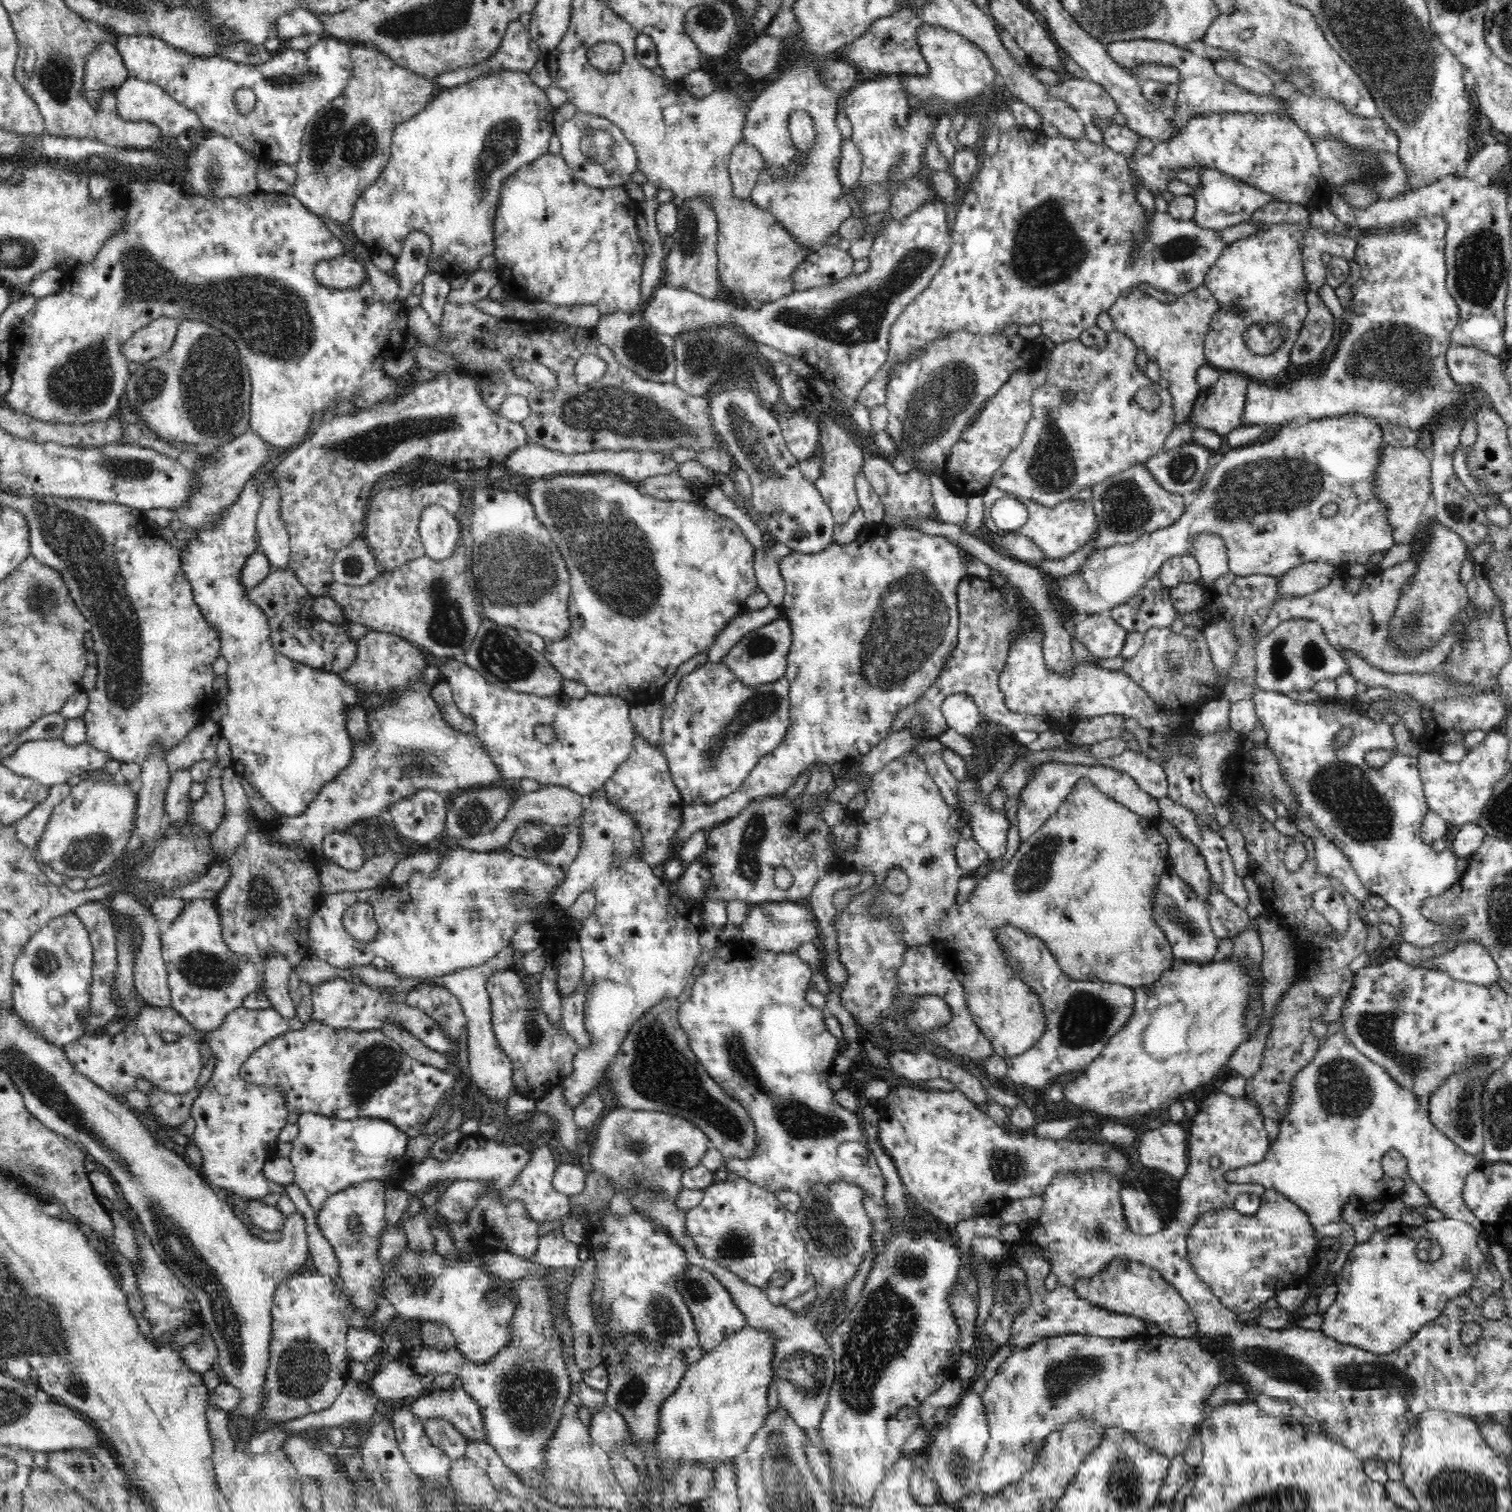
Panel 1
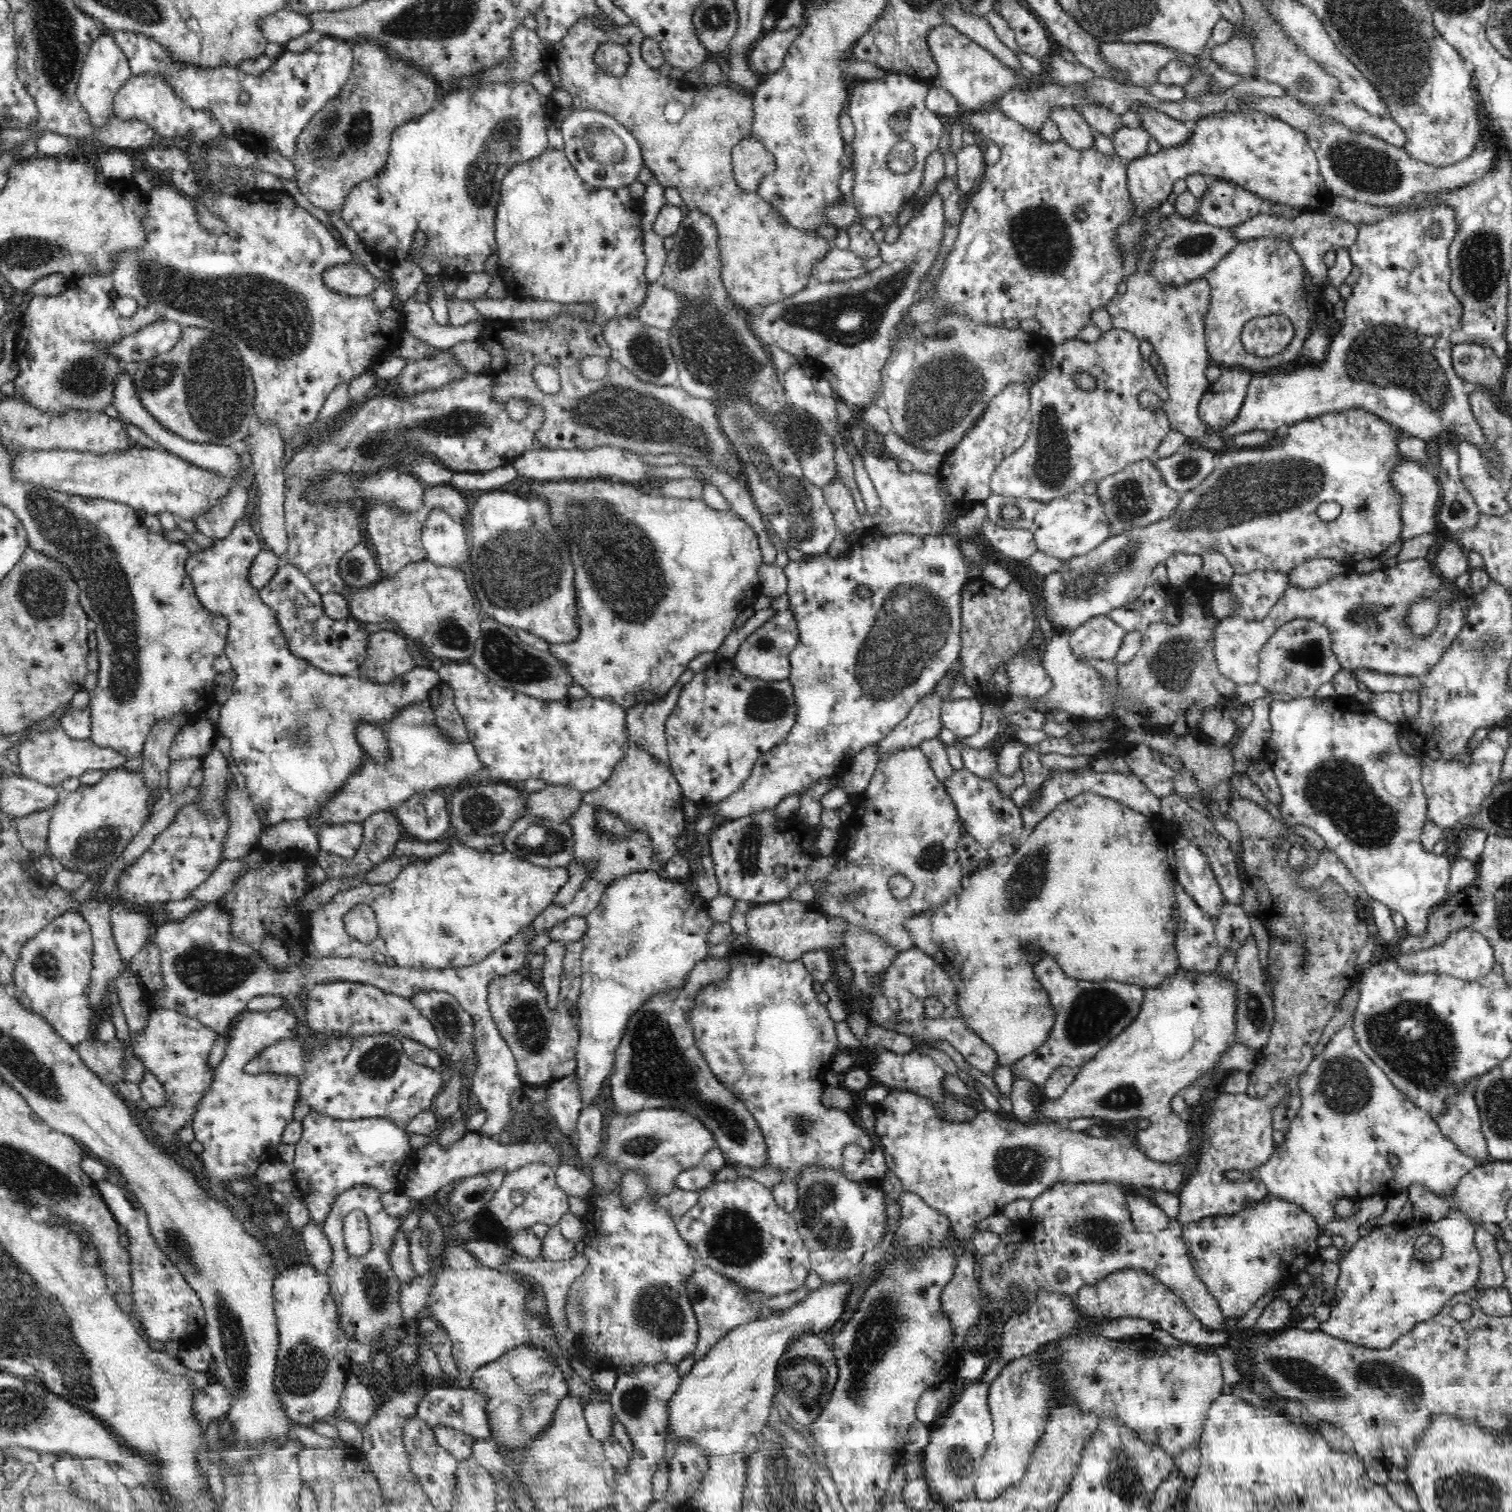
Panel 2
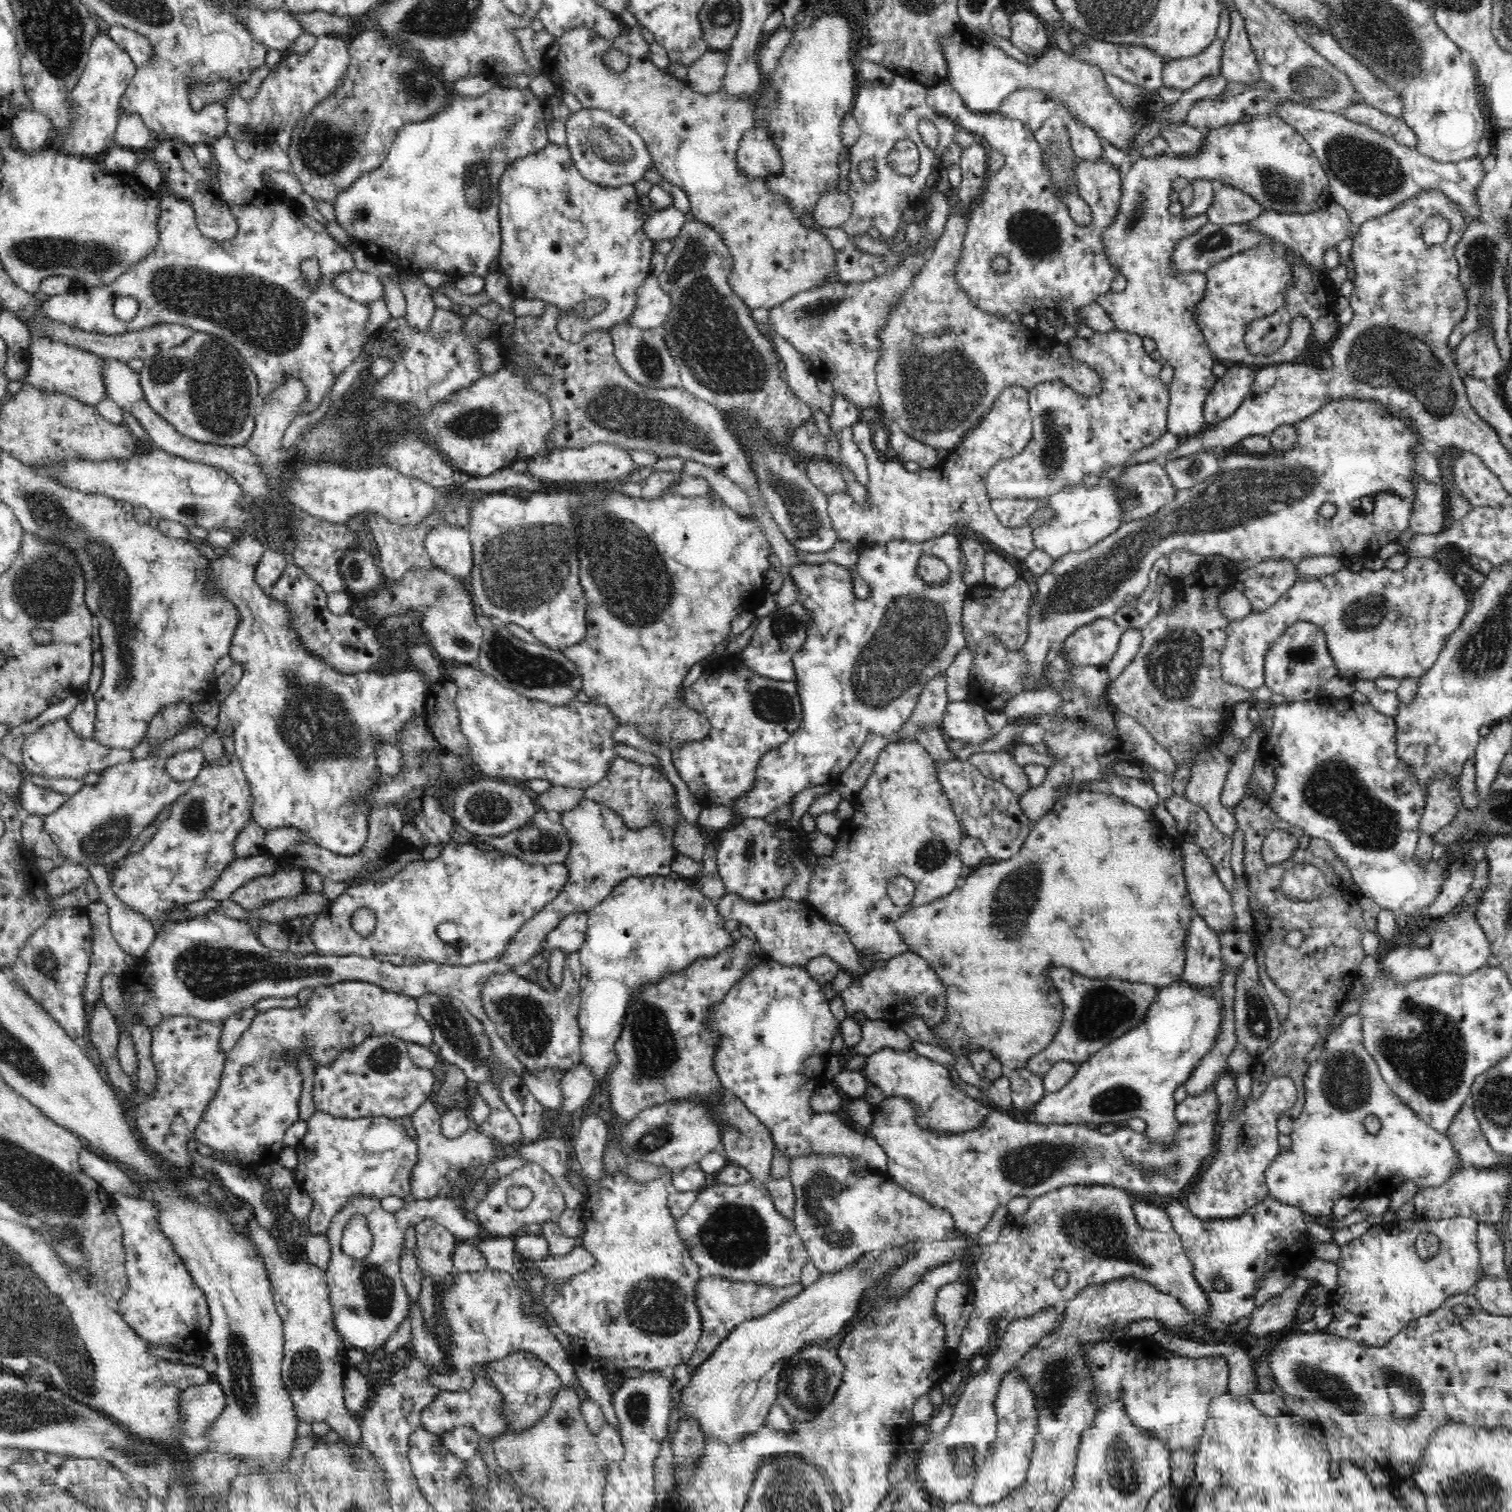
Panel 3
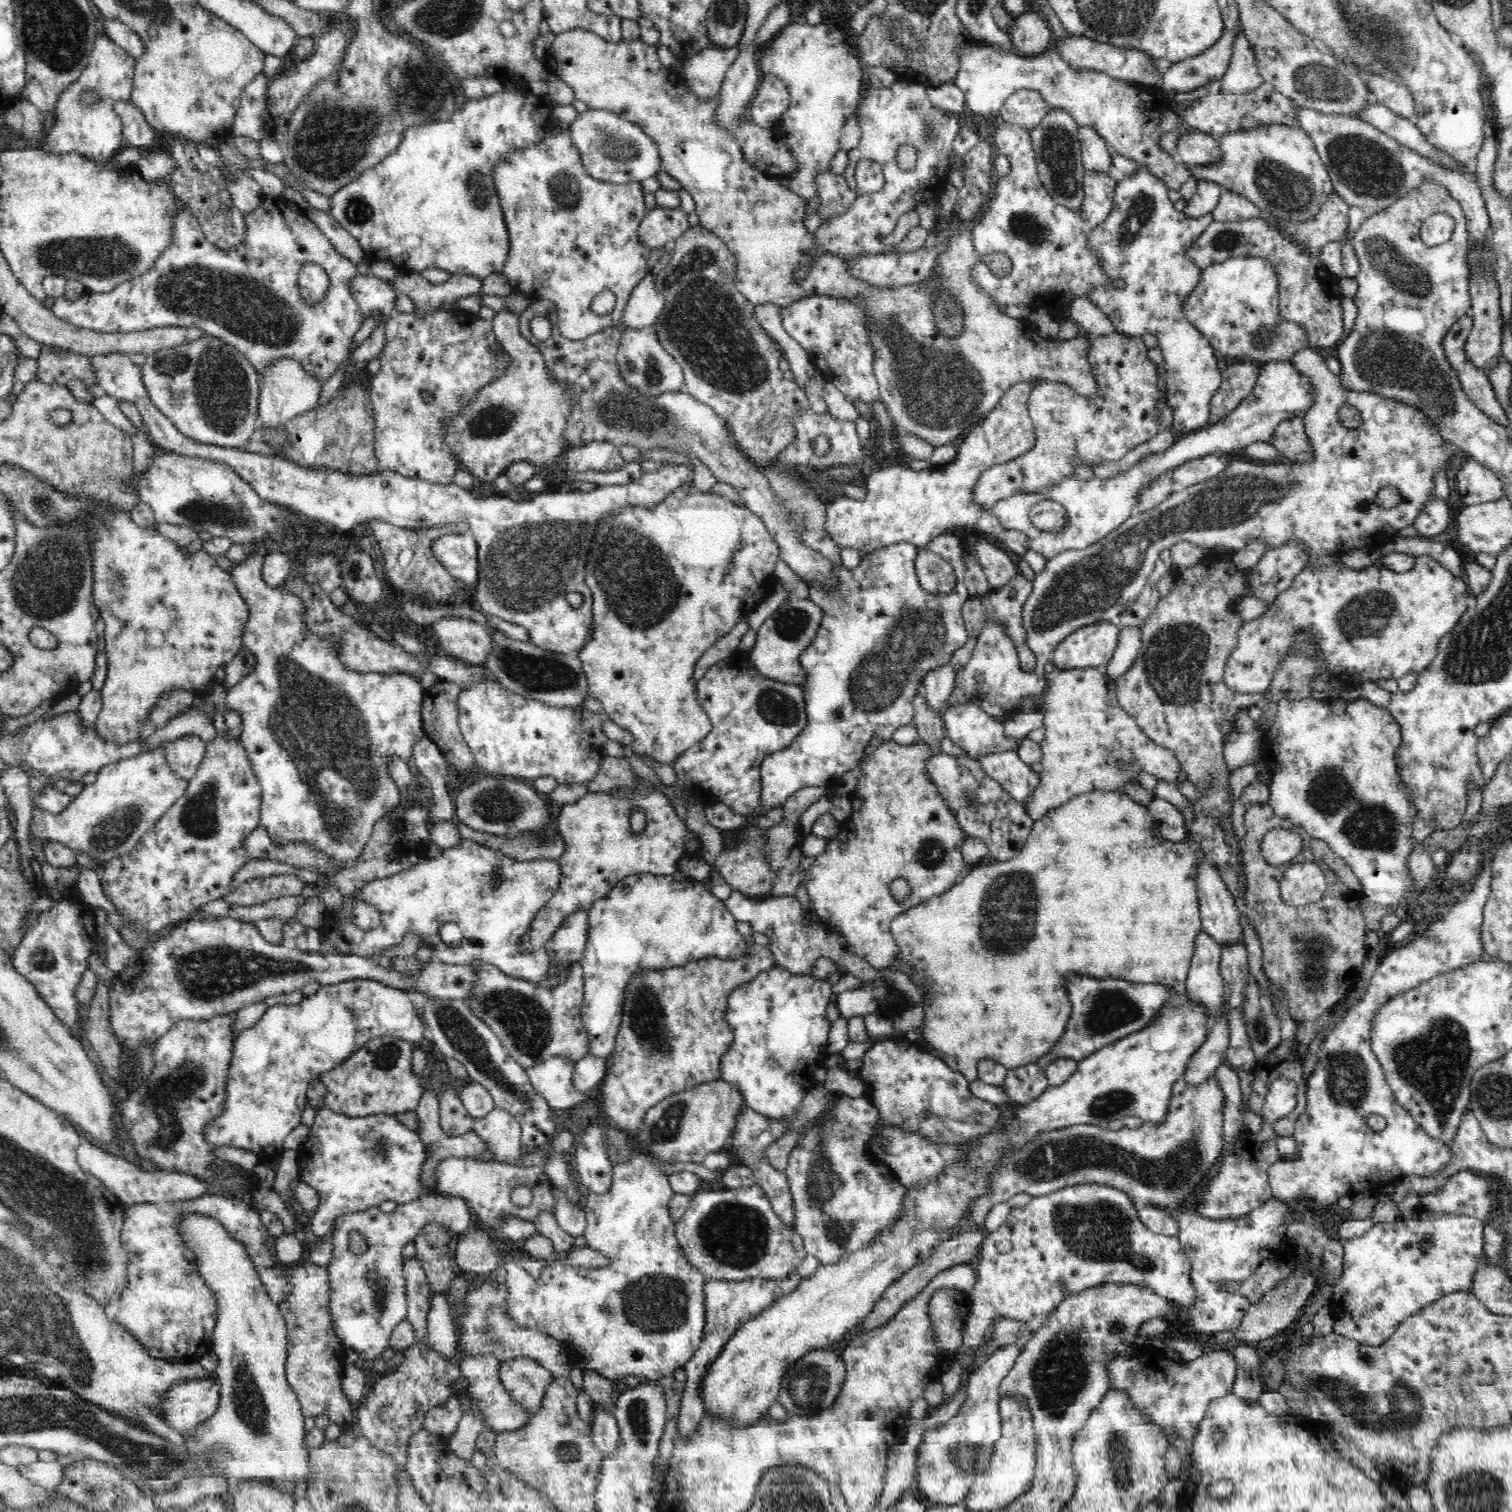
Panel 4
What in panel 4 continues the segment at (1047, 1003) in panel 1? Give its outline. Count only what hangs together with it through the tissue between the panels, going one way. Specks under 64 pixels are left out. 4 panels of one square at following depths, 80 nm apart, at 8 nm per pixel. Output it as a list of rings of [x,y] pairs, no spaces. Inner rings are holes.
[[[1066,973],[1065,979],[1072,1014],[1058,1042],[1037,1060],[1037,1065],[1044,1069],[1057,1058],[1070,1058],[1076,1061],[1085,1059],[1123,1036],[1144,1028],[1152,1022],[1160,1007],[1178,992],[1174,986],[1165,984],[1133,983],[1110,977],[1093,979],[1089,976],[1078,976],[1078,973]]]

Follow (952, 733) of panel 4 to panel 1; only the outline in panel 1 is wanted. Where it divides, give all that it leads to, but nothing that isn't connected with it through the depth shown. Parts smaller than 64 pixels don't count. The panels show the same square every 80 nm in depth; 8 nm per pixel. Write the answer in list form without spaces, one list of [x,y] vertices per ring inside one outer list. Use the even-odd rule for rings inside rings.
[[[972,693],[948,695],[941,704],[947,728],[966,736],[977,730],[982,719],[977,698]]]

